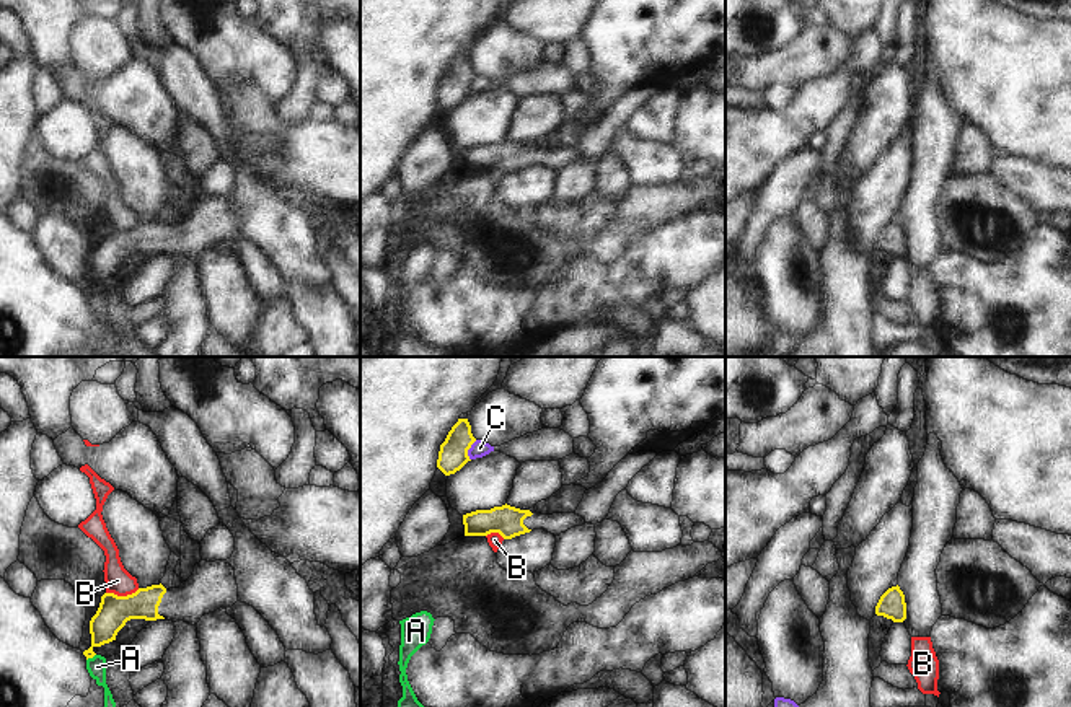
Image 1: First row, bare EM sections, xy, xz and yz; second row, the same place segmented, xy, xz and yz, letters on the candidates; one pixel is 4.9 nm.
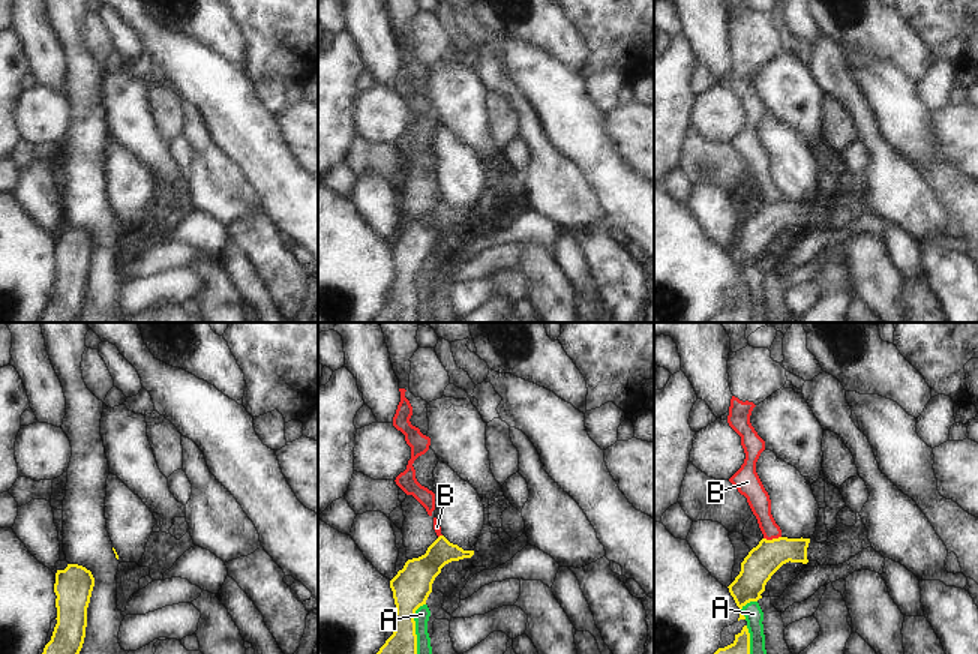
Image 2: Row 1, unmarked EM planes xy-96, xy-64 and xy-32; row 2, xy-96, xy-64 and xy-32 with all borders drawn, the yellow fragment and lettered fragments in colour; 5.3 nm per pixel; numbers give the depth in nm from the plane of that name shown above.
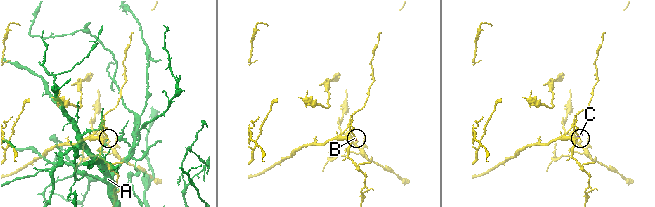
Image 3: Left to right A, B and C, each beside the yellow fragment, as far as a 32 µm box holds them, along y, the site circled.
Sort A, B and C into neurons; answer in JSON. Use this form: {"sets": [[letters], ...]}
{"sets": [["A"], ["B"], ["C"]]}

